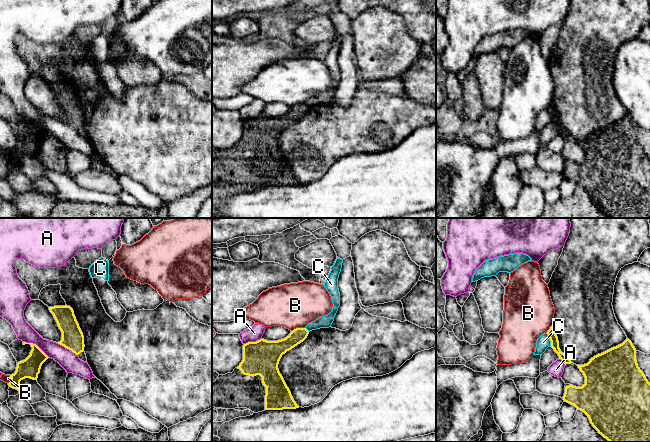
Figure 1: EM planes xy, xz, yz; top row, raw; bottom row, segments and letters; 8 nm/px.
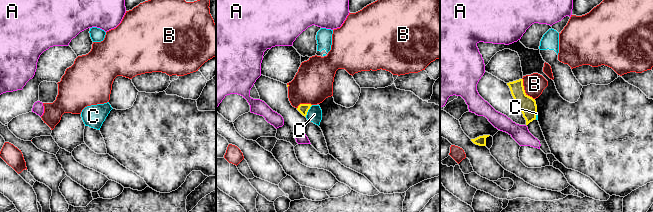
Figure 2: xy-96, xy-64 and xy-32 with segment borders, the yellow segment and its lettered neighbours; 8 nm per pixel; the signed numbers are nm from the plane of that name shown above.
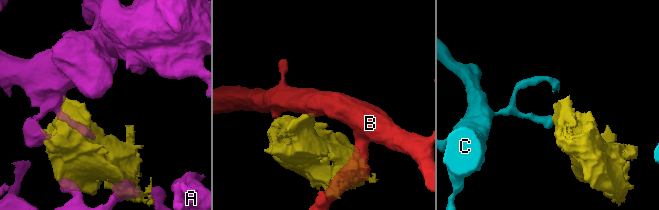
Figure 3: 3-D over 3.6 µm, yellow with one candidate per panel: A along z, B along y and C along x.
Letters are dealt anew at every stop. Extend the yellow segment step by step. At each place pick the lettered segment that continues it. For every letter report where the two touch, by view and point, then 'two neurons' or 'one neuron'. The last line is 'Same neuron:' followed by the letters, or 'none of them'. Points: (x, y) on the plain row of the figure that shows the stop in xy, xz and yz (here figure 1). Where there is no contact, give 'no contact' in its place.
A: contact xy (35, 120); two neurons
B: contact xz (297, 104); two neurons
C: contact yz (550, 115); two neurons
Same neuron: none of them

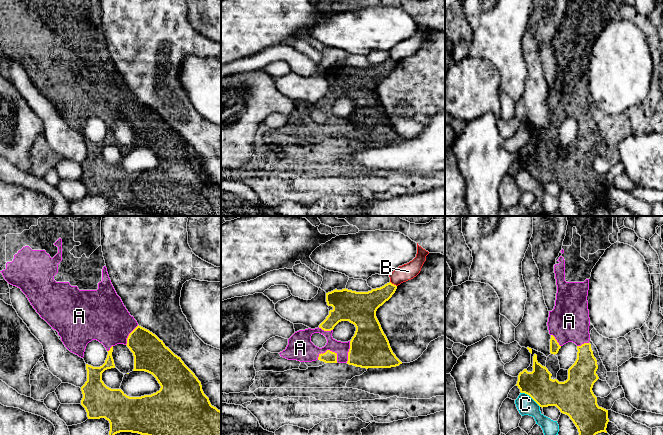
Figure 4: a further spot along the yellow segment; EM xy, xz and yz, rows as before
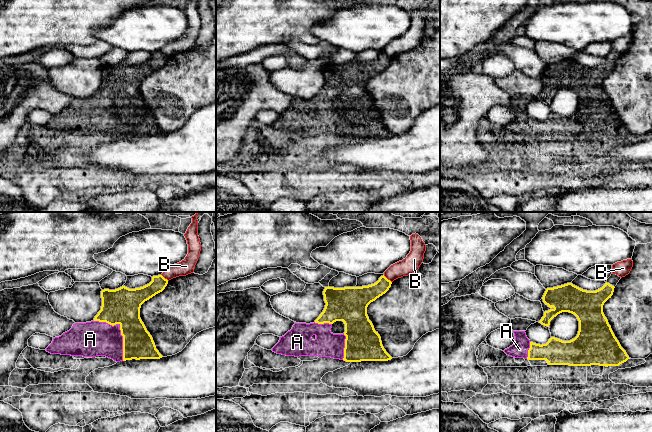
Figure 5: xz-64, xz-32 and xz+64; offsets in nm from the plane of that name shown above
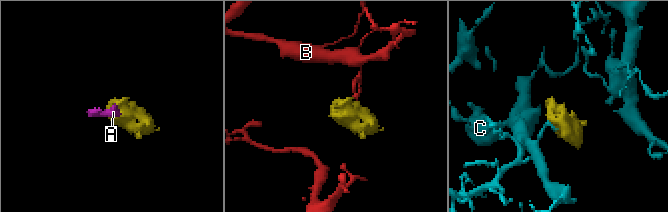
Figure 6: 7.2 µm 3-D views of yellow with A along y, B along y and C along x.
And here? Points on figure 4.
A: contact xz (327, 126); one neuron
B: contact xz (393, 60); two neurons
C: contact yz (531, 173); two neurons
Same neuron: A

